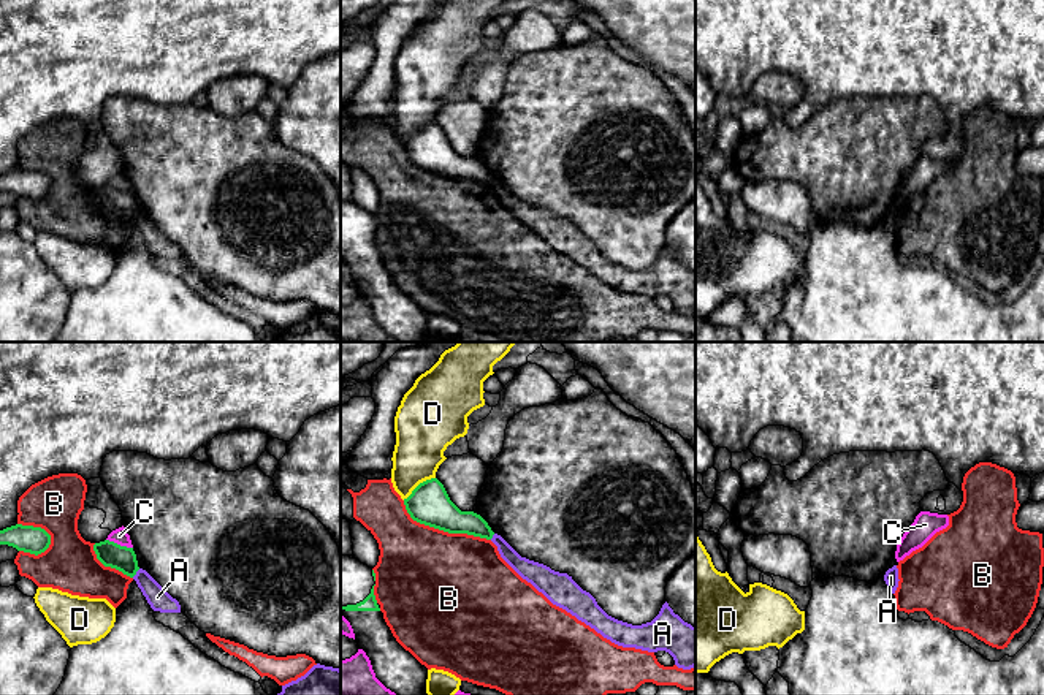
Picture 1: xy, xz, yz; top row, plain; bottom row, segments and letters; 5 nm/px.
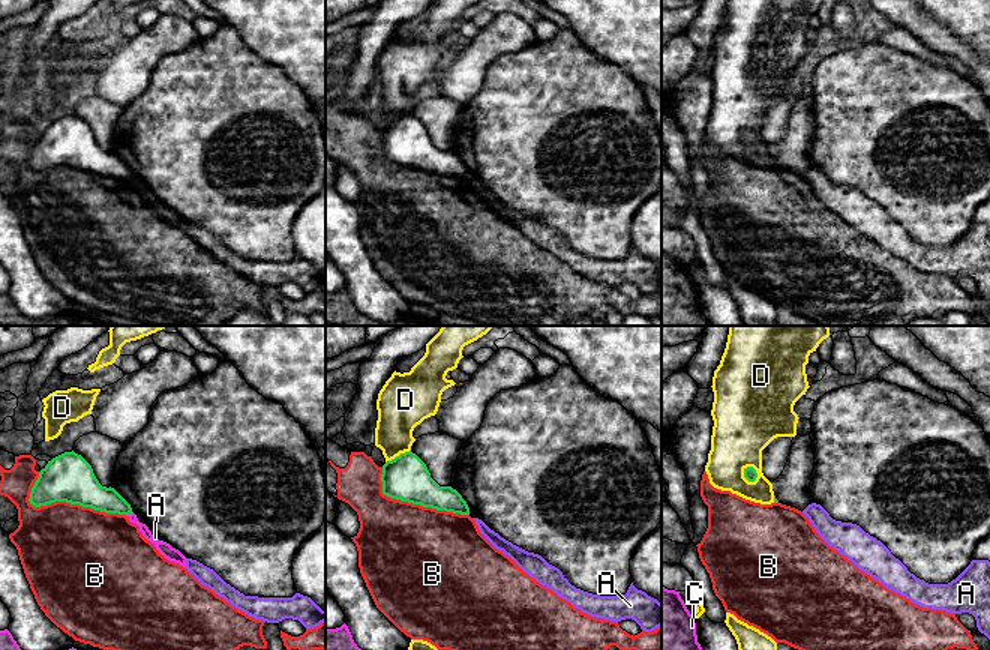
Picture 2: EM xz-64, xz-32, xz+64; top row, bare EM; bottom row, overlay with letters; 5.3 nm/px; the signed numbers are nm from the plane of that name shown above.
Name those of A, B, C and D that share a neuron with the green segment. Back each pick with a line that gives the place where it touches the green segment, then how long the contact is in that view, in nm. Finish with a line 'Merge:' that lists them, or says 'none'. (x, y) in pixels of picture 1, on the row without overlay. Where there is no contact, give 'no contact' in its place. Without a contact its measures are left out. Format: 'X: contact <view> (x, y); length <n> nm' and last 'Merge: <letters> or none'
Merge: none

